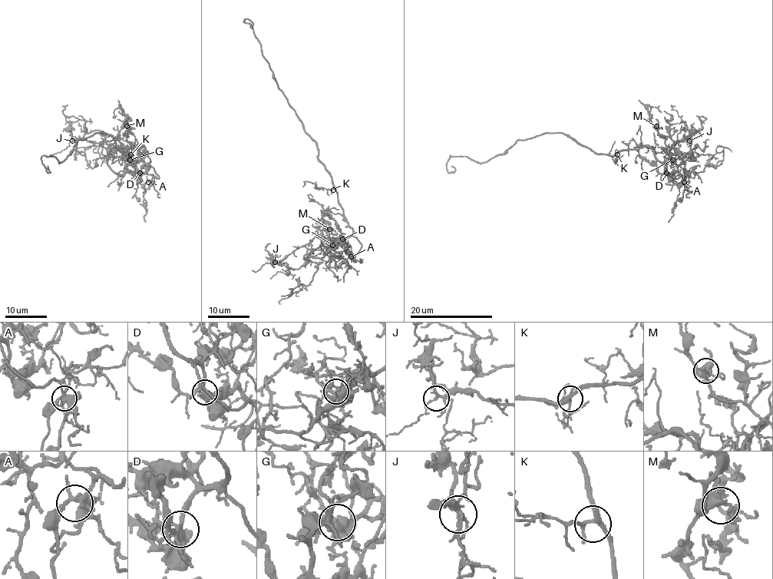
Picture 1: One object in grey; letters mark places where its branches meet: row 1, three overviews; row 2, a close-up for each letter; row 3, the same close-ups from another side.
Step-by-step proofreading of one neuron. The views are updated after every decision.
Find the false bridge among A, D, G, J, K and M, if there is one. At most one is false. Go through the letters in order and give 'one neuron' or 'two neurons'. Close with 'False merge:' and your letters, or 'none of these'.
A: one neuron
D: one neuron
G: one neuron
J: one neuron
K: one neuron
M: one neuron
False merge: none of these

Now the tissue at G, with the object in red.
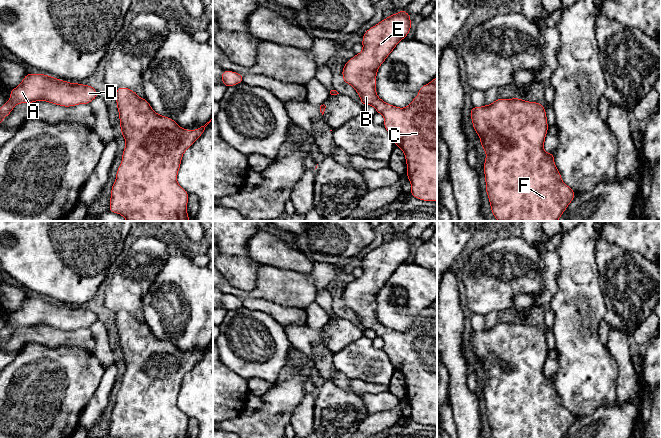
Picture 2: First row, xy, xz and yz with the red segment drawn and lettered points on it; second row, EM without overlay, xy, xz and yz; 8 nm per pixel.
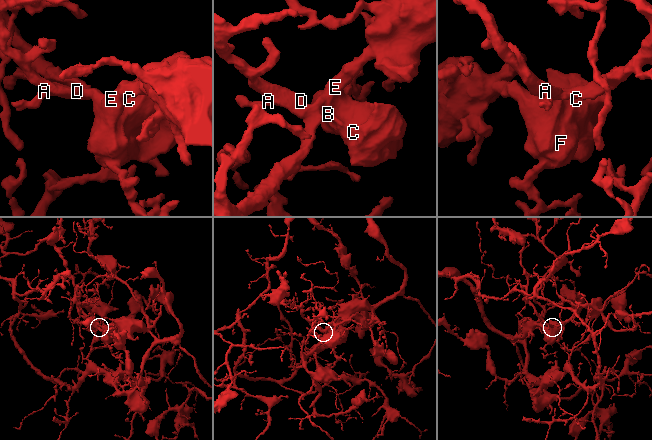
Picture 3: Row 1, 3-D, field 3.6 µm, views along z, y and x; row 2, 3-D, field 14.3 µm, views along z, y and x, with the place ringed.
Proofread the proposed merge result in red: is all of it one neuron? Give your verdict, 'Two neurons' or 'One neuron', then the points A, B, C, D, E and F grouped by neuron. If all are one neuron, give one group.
One neuron. Groups: A B C D E F

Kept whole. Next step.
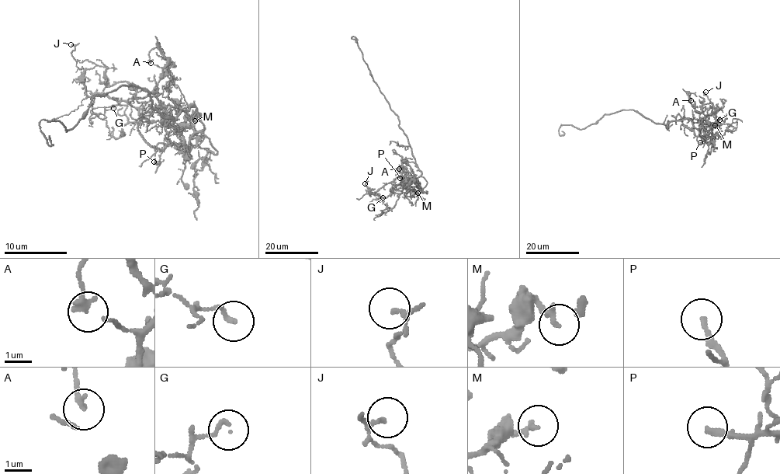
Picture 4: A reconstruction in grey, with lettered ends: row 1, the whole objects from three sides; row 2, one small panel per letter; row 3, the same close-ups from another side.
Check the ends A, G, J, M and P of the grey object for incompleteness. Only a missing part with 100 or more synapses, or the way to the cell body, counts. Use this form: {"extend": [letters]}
{"extend": []}

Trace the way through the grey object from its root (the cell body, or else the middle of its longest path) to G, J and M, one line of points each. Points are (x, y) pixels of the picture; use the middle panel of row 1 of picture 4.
G: (408, 141), (421, 173), (400, 190), (393, 188), (393, 179), (372, 193), (383, 197)
J: (408, 141), (420, 176), (400, 190), (393, 188), (393, 179), (372, 193), (365, 183)
M: (408, 141), (421, 173), (412, 178), (404, 189), (407, 196), (417, 193)

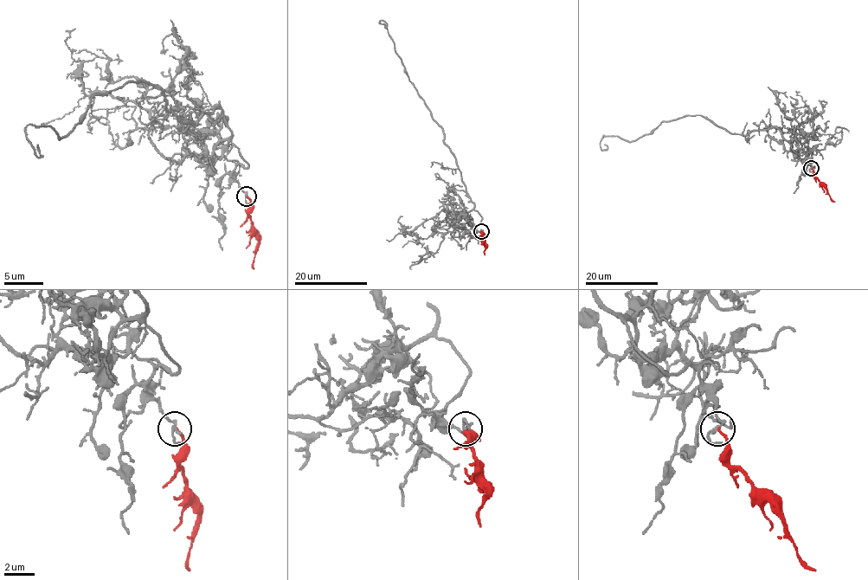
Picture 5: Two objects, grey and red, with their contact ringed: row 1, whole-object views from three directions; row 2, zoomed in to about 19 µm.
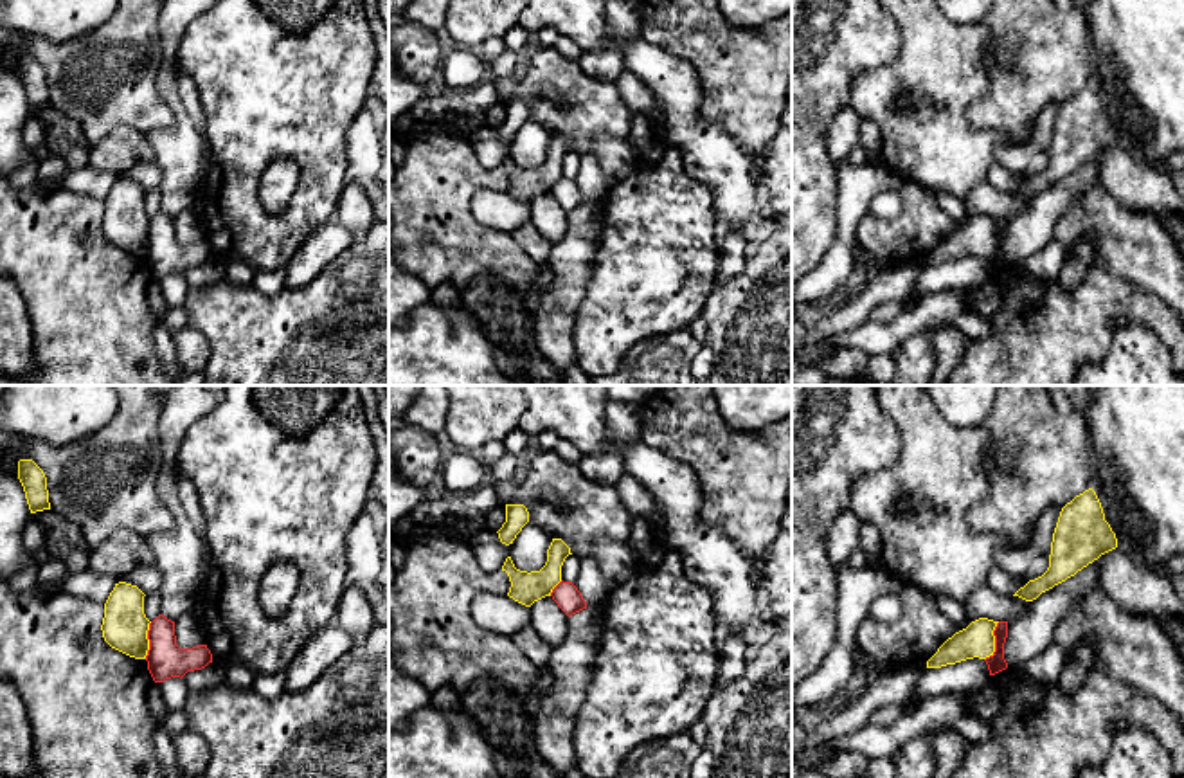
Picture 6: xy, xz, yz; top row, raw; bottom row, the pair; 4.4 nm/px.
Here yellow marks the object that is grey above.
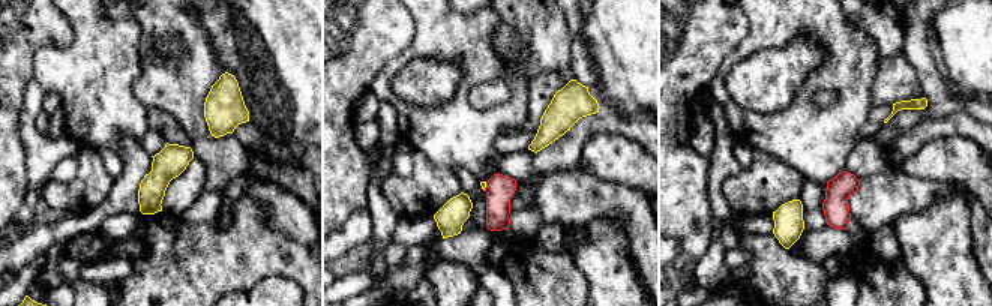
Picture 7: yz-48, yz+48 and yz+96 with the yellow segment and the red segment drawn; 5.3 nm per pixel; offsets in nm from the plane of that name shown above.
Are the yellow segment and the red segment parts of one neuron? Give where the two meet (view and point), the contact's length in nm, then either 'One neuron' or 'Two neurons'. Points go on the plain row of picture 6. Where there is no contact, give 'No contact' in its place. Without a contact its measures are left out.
Touches yellow at yz (994, 238). Shared border 190 nm. Two neurons

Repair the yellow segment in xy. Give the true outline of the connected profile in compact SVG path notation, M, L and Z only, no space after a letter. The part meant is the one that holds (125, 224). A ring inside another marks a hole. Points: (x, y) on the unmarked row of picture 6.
M119 178L104 200L104 238L135 256L146 256L149 247L149 216L144 211L144 189L131 180Z

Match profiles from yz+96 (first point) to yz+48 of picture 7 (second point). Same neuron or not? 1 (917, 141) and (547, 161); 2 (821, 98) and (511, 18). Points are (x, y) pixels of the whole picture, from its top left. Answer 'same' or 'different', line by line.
1: same
2: same

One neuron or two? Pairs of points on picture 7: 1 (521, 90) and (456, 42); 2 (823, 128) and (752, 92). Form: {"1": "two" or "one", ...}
{"1": "one", "2": "two"}

